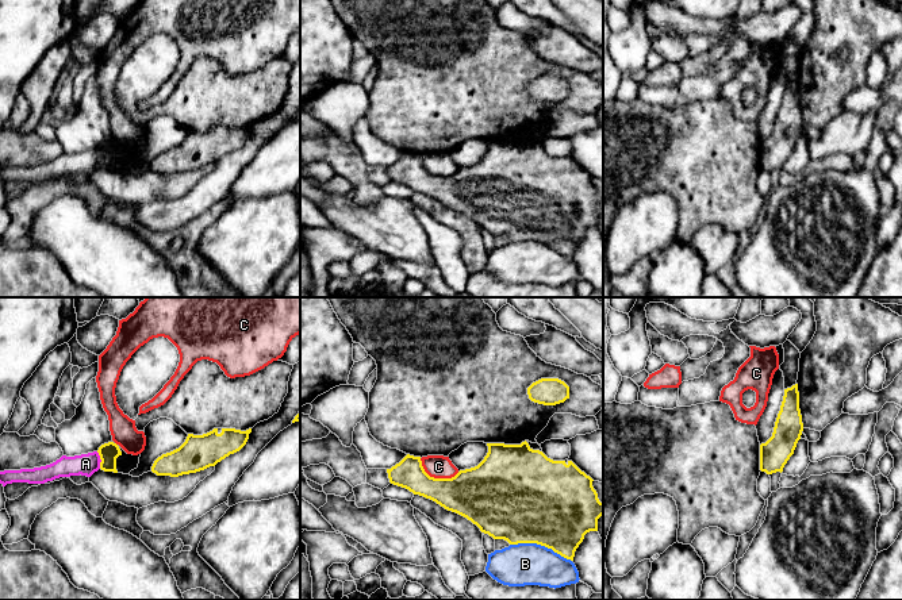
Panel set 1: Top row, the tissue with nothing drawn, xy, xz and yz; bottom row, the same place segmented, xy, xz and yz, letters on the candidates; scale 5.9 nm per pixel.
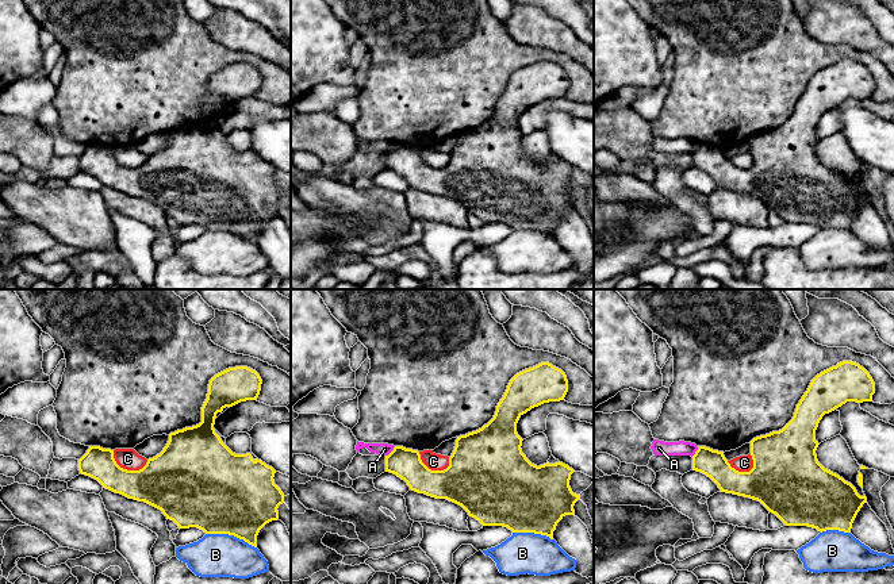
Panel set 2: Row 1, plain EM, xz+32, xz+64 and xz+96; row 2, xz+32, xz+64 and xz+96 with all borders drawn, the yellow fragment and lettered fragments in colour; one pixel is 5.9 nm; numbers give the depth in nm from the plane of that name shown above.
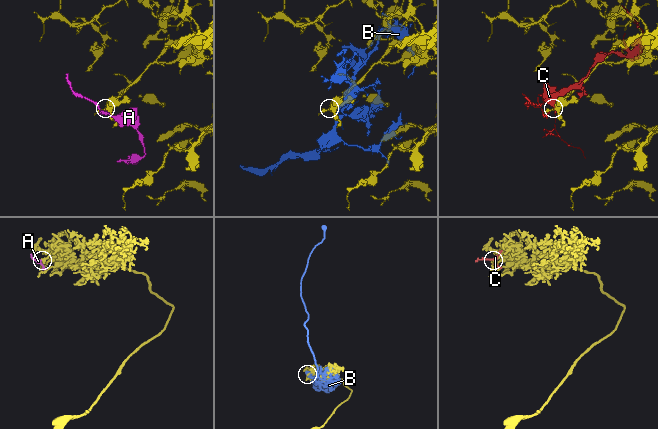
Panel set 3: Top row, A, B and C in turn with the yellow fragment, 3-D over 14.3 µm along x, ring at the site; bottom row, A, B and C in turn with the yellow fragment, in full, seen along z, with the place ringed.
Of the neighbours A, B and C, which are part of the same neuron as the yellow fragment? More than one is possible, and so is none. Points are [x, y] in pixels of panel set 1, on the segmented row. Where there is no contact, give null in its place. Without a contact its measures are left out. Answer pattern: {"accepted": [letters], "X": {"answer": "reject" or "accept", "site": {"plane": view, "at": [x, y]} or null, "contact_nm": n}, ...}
{"accepted": [], "A": {"answer": "reject", "site": {"plane": "xy", "at": [100, 458]}, "contact_nm": 110}, "B": {"answer": "reject", "site": {"plane": "xz", "at": [541, 545]}, "contact_nm": 380}, "C": {"answer": "reject", "site": {"plane": "xz", "at": [436, 479]}, "contact_nm": 260}}

